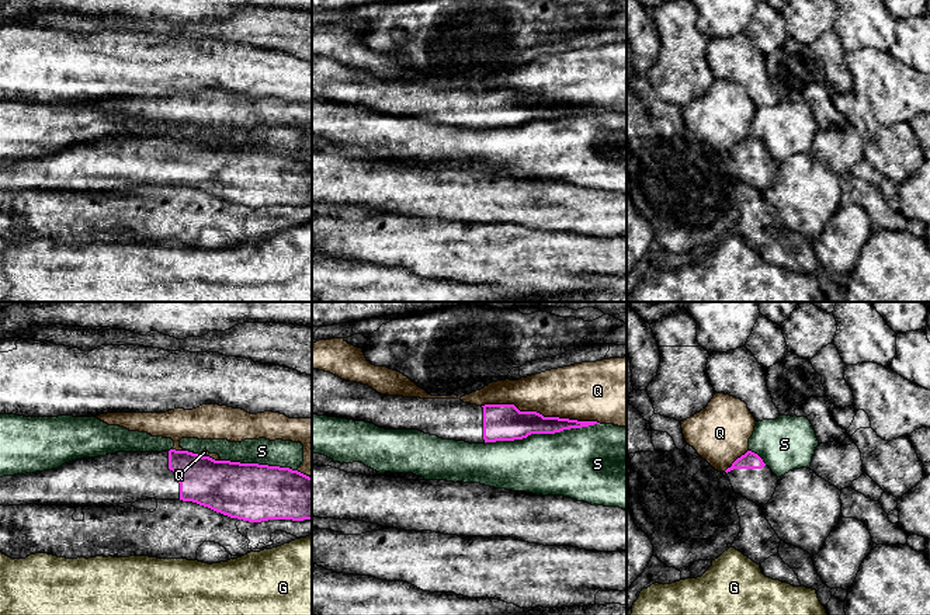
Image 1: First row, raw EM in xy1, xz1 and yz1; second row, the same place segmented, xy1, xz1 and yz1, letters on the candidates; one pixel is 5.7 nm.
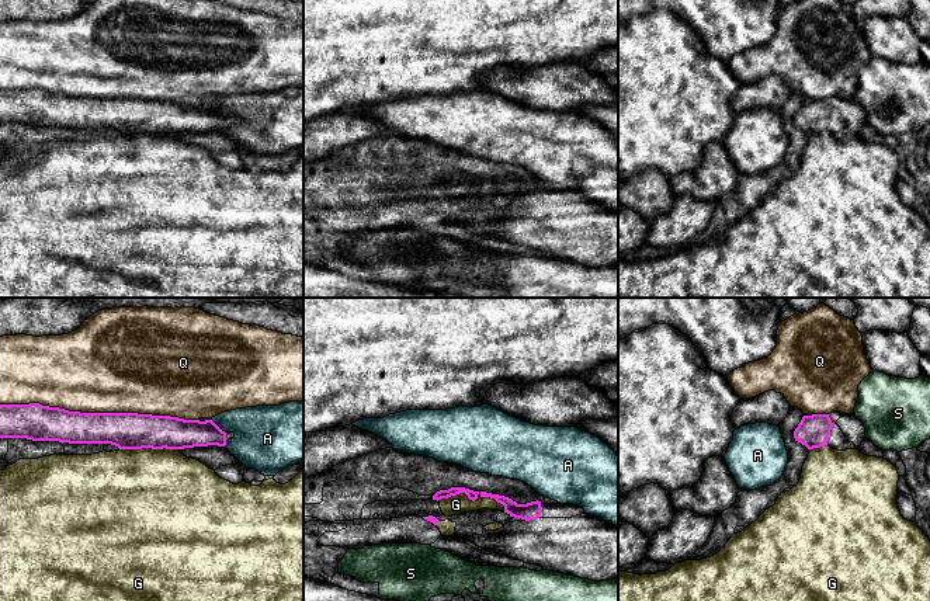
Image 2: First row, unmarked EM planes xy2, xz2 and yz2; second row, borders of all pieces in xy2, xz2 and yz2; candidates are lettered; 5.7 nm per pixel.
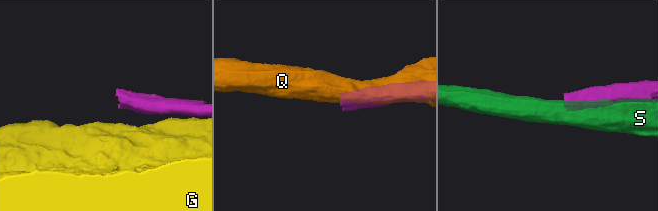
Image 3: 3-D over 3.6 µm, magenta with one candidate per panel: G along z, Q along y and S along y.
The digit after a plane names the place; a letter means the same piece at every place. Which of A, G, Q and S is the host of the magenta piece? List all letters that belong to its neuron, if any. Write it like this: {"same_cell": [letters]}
{"same_cell": []}

